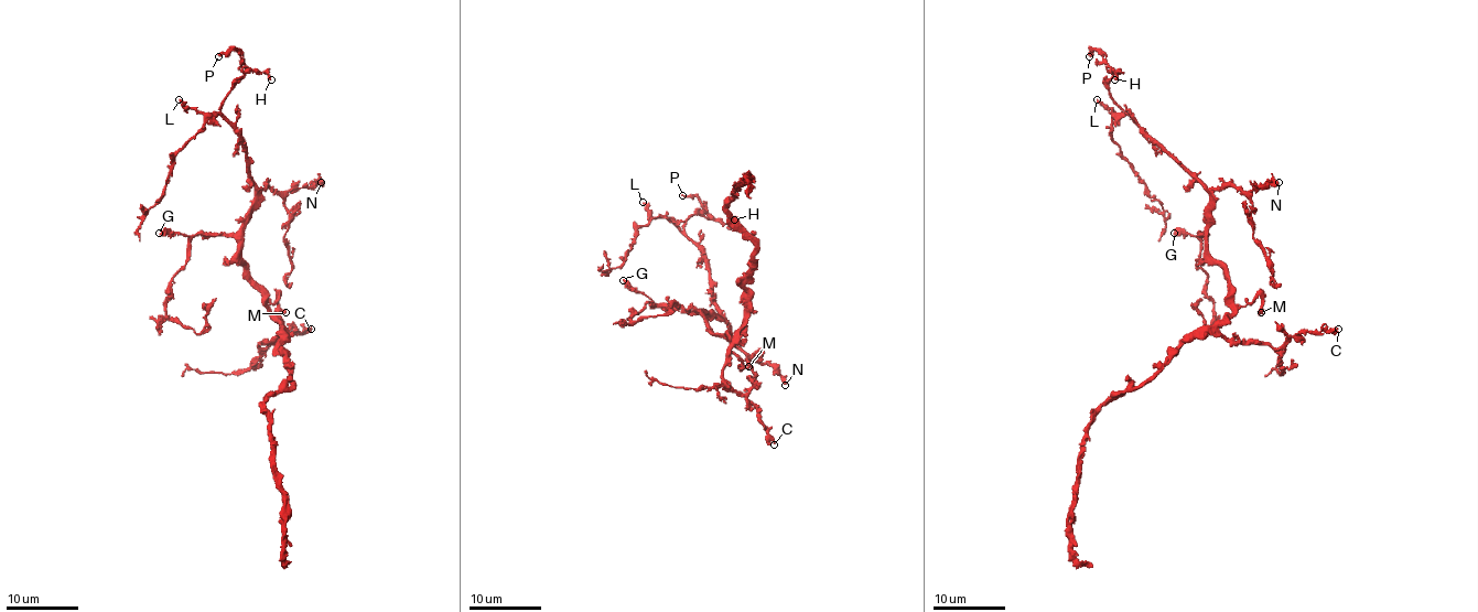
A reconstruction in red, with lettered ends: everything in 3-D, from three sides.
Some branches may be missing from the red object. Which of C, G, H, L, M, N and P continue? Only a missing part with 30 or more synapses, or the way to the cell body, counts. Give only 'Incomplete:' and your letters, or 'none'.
Incomplete: C

